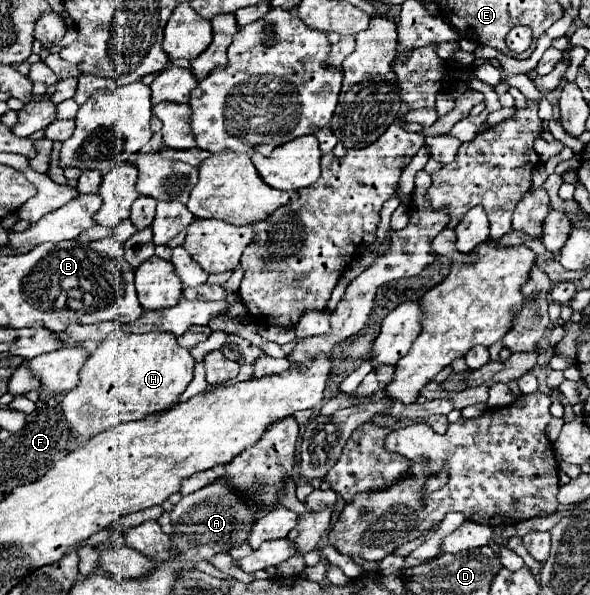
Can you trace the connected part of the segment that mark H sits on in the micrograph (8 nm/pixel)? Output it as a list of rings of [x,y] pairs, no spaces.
[[[112,333],[108,335],[86,359],[80,383],[64,395],[62,409],[72,427],[72,433],[78,435],[82,441],[110,429],[110,425],[144,419],[150,413],[158,413],[172,403],[178,401],[178,395],[188,387],[194,375],[194,359],[188,349],[180,347],[172,333],[144,333],[144,335],[130,335],[130,333]]]

